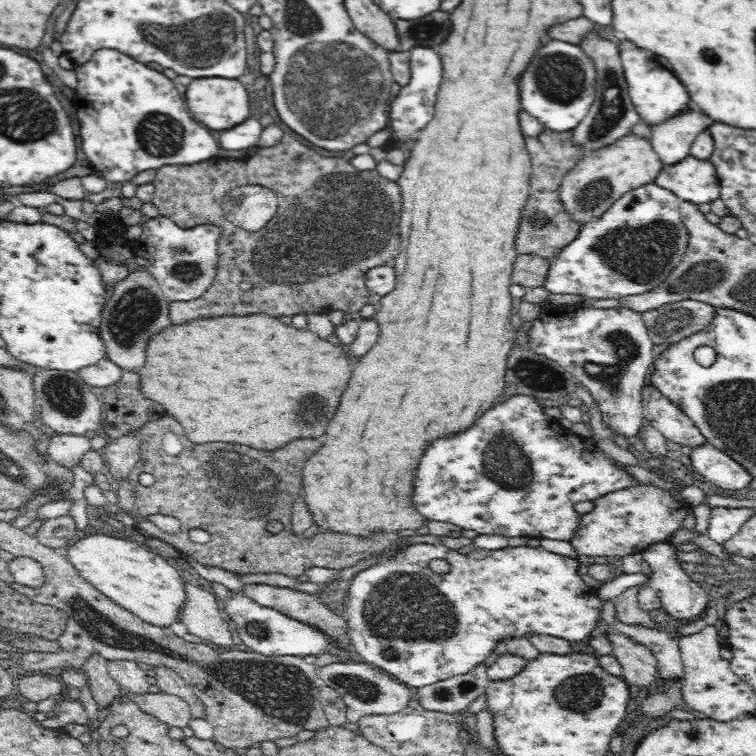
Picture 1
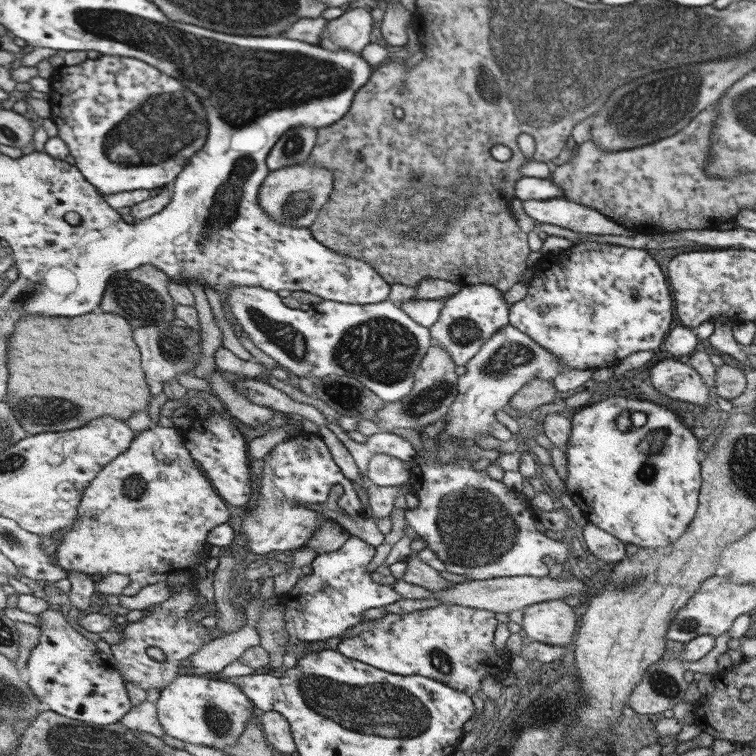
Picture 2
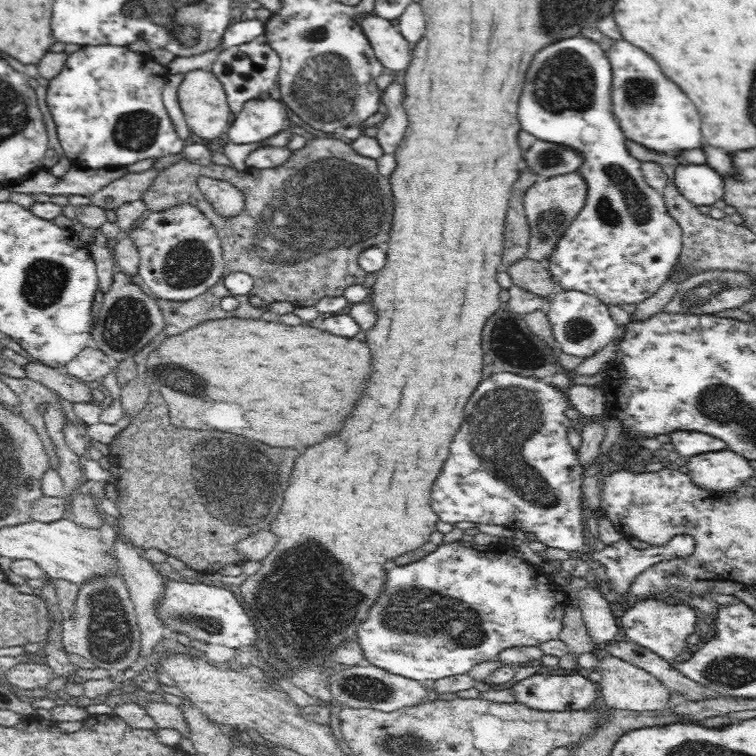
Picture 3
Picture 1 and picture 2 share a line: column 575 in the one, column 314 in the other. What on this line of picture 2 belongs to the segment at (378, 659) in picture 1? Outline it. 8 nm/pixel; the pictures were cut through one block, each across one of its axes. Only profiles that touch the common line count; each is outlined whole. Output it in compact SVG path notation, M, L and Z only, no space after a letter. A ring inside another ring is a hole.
M350 535L348 541L344 542L341 548L336 551L319 554L310 564L312 574L302 576L294 589L281 596L277 601L282 602L286 612L286 629L290 637L298 638L301 642L316 641L326 642L329 638L342 638L358 624L365 621L363 615L366 610L371 608L384 607L403 599L397 590L392 590L386 584L376 584L372 576L368 574L368 564L372 562L374 556L374 546L367 543L364 539Z

